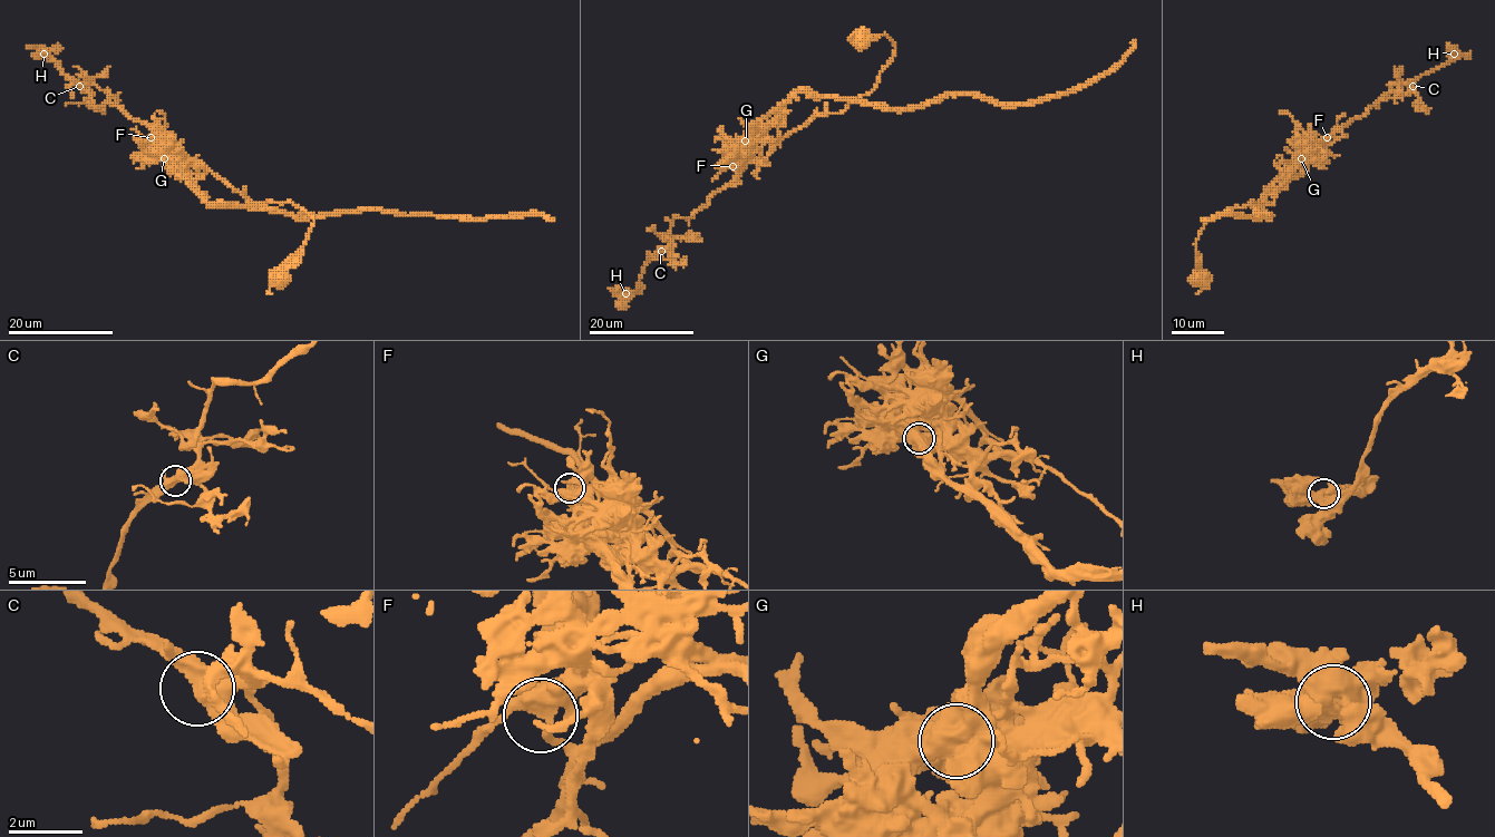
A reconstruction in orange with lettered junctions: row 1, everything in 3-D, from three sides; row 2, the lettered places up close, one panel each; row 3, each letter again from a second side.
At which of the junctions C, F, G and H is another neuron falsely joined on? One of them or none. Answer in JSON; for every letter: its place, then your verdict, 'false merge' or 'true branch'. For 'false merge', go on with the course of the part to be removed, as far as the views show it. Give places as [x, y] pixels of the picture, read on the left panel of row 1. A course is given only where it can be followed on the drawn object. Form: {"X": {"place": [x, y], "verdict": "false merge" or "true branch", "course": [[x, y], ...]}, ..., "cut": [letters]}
{"C": {"place": [79, 86], "verdict": "true branch"}, "F": {"place": [151, 137], "verdict": "true branch"}, "G": {"place": [164, 158], "verdict": "false merge", "course": [[164, 158], [173, 173], [216, 205], [267, 206], [300, 217], [397, 211], [460, 217], [545, 215], [553, 221]]}, "H": {"place": [44, 54], "verdict": "true branch"}, "cut": ["G"]}

